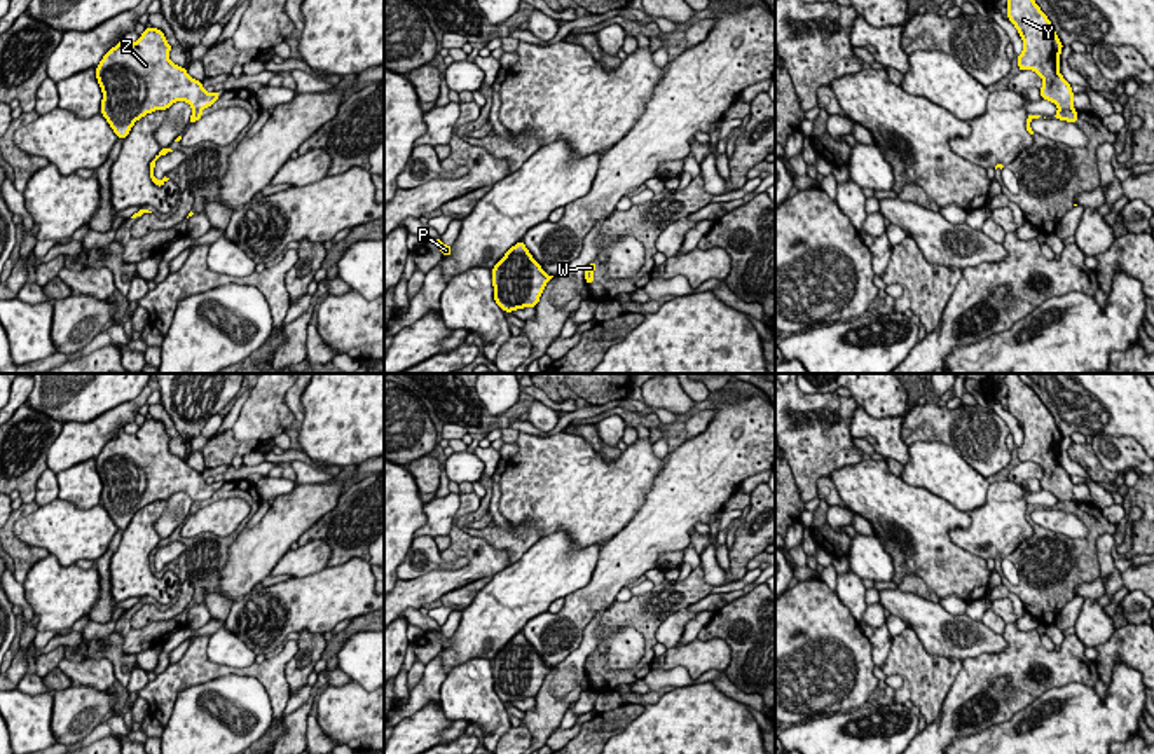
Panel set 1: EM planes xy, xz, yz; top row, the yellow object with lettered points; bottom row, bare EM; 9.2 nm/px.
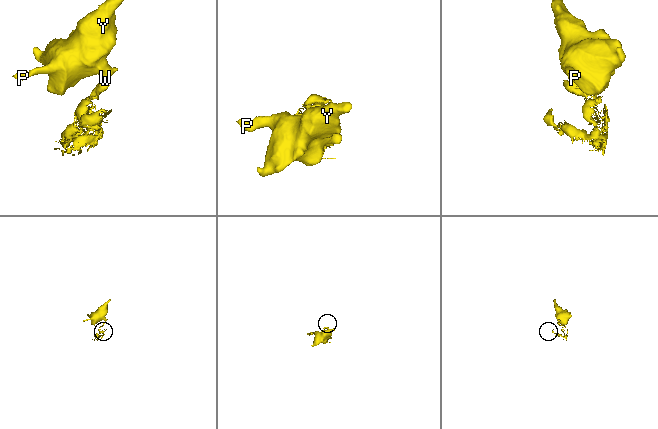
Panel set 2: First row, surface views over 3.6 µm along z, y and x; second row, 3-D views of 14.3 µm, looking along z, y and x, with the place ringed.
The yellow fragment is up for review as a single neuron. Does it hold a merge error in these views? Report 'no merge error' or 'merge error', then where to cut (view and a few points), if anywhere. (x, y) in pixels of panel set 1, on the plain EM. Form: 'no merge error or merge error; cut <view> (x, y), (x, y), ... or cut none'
merge error; cut yz (1060, 500), (1072, 501)

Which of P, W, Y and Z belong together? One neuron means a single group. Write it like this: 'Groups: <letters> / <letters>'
Groups: P Y Z / W

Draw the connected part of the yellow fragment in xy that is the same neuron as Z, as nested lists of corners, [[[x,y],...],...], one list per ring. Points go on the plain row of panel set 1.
[[[145,419],[134,435],[120,431],[108,440],[96,457],[101,506],[119,531],[154,501],[166,501],[176,492],[204,501],[220,489],[220,483],[208,483],[203,473],[192,470],[187,459],[171,454],[171,440],[162,421]]]

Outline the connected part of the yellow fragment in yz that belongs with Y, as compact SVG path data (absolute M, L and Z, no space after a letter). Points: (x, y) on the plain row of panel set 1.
M1006 374L1004 382L1007 384L1007 408L1023 431L1023 442L1016 450L1020 463L1039 464L1041 489L1049 490L1060 501L1074 501L1072 478L1058 461L1063 435L1051 412L1018 374Z

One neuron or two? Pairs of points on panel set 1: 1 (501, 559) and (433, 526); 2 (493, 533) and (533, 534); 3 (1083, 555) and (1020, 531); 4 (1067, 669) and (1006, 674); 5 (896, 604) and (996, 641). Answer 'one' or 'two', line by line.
1: two
2: one
3: two
4: one
5: one

